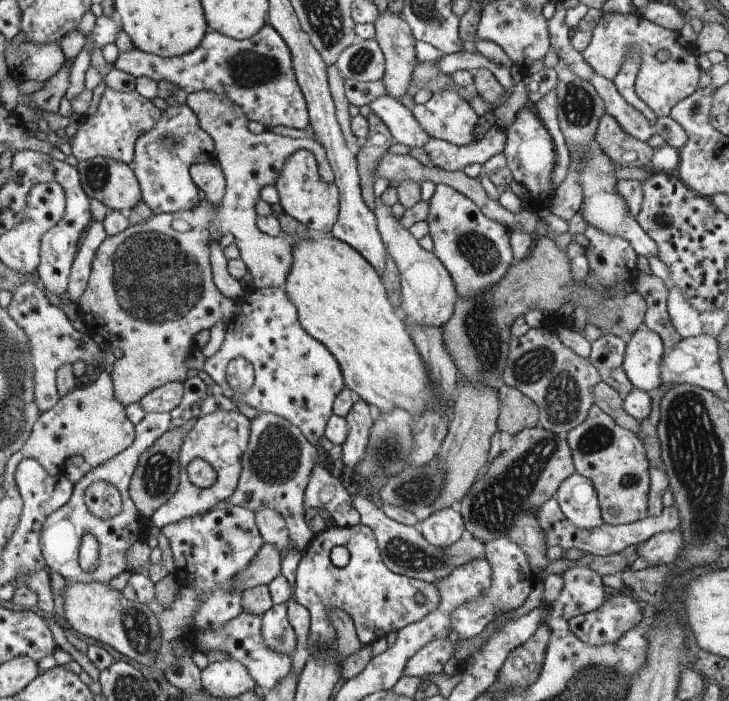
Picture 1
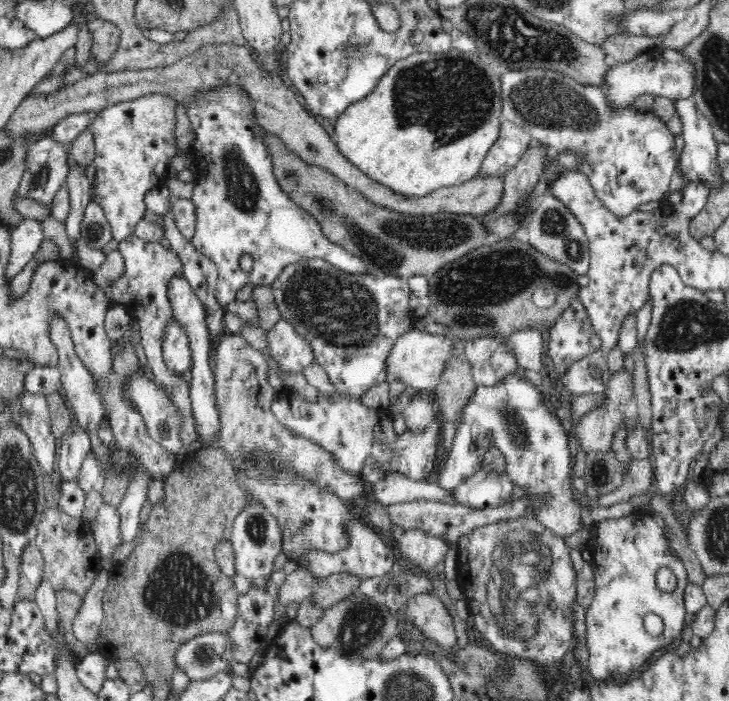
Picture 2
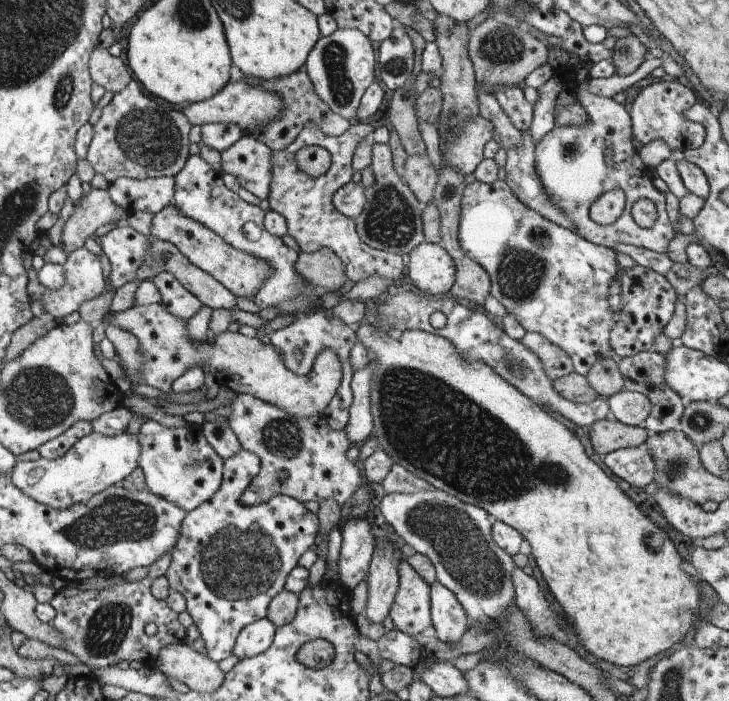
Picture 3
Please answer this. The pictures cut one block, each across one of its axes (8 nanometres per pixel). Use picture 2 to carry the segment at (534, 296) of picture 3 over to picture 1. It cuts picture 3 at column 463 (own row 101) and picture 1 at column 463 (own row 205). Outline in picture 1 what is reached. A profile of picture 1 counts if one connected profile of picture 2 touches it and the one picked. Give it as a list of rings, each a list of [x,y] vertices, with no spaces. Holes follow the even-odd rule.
[[[444,184],[436,186],[428,203],[430,213],[426,221],[430,225],[430,238],[434,241],[432,252],[451,274],[459,297],[474,297],[494,287],[507,274],[515,259],[508,228],[491,220],[470,197]]]

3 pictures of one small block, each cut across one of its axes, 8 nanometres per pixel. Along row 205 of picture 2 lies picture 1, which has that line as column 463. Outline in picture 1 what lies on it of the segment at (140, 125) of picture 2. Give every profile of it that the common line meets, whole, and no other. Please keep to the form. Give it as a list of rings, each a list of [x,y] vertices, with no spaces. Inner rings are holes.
[[[455,89],[433,94],[425,104],[415,104],[411,111],[420,127],[434,139],[443,139],[457,146],[471,144],[478,126],[478,114]]]

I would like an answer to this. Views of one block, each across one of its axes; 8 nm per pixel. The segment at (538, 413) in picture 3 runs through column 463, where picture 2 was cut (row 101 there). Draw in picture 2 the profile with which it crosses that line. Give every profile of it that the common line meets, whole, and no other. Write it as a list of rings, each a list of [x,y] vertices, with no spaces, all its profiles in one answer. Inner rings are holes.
[[[456,48],[438,54],[418,52],[412,54],[412,56],[397,60],[388,69],[388,72],[385,72],[384,76],[380,77],[376,88],[373,88],[373,91],[368,93],[368,96],[349,104],[344,109],[344,112],[340,113],[336,124],[334,124],[334,143],[337,150],[345,156],[345,159],[367,176],[369,180],[372,180],[373,183],[389,188],[390,191],[396,193],[396,196],[420,198],[430,195],[442,187],[464,184],[464,181],[470,180],[480,173],[486,153],[489,151],[491,144],[496,142],[498,138],[501,121],[501,83],[499,82],[498,73],[490,64],[486,64],[478,53],[460,52]]]

